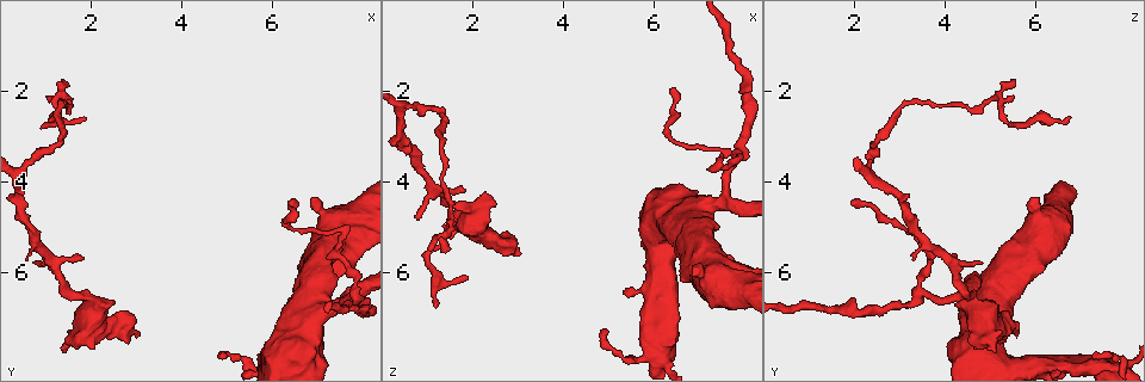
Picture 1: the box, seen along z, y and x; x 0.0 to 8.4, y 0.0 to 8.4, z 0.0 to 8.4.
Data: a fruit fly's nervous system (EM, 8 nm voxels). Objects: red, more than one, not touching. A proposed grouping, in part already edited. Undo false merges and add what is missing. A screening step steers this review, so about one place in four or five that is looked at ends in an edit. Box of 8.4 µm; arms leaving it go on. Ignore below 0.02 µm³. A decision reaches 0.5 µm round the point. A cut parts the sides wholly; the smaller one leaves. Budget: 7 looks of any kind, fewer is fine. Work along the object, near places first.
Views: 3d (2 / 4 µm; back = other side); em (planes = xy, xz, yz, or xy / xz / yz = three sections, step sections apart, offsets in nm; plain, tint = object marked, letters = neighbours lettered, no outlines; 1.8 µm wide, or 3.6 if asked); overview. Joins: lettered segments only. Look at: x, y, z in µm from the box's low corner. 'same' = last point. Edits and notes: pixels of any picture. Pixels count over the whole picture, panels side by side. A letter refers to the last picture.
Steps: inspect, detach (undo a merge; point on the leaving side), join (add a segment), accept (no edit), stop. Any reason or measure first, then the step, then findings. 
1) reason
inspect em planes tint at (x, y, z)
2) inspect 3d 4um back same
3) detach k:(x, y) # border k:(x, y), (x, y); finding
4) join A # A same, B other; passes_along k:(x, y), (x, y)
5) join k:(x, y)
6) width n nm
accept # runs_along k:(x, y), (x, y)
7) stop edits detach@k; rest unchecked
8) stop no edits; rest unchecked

branch stops here
inspect 3d 4um back at (0.80, 5.80, 4.85)

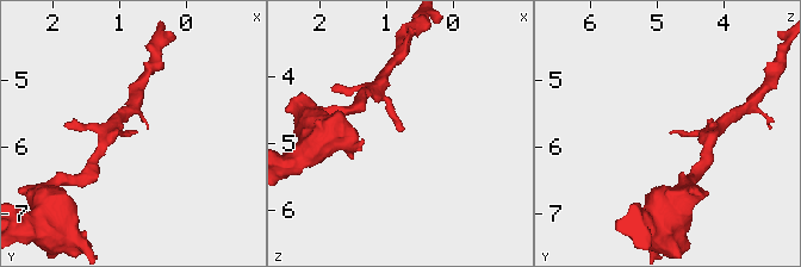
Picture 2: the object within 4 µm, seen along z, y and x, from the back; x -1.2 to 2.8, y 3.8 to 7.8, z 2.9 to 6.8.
shape alone is not enough
inspect em planes letters at (0.80, 5.75, 4.80)

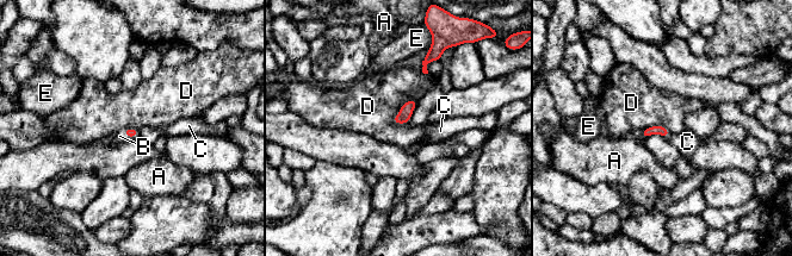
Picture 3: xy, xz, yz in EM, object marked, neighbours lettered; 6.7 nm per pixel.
join B # A other, B same, C other, D other, E other; passes_along 3:(130, 132), (123, 132), (119, 136); the cell continues

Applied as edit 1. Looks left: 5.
stops while still wide
inspect em planes letters at (2.95, 7.45, 5.60)

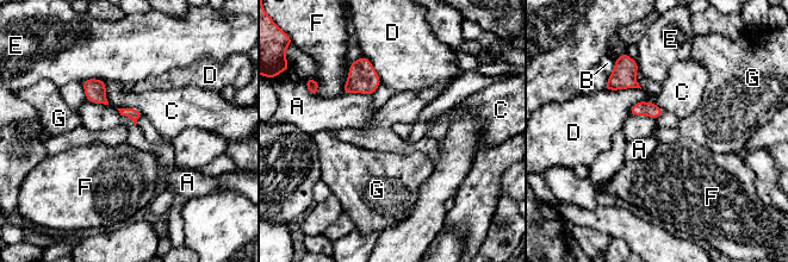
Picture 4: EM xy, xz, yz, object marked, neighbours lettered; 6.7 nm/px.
longest_contact D 240 nm
accept # A other, B other, C other, D other, E other, F other, G other; border 4:(117, 107), (135, 107), (143, 114); none of them fits

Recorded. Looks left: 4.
a fork
inspect 3d 2um back at (7.75, 6.50, 3.50)

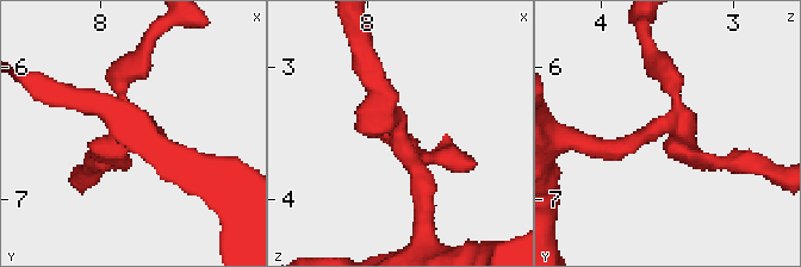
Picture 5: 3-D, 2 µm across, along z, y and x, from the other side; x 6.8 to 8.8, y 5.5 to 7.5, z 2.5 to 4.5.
arms 3; now the EM
inspect em 3.6um planes letters at (7.74, 6.46, 3.50)

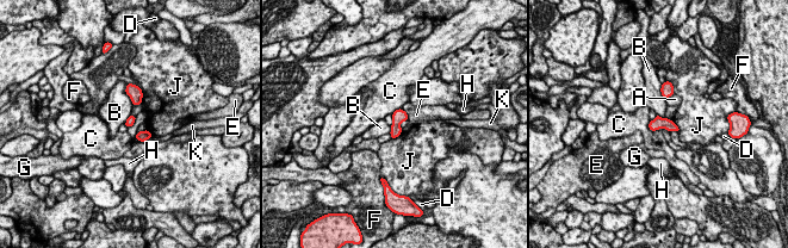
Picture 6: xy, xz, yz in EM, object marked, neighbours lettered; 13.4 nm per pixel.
accept # A other, B other, C other, D other, E other, F other, G other, H other, J other, K other; border 6:(392, 115), (391, 125); continuous, no second cell

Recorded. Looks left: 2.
stop edits join@3; rest unchecked

